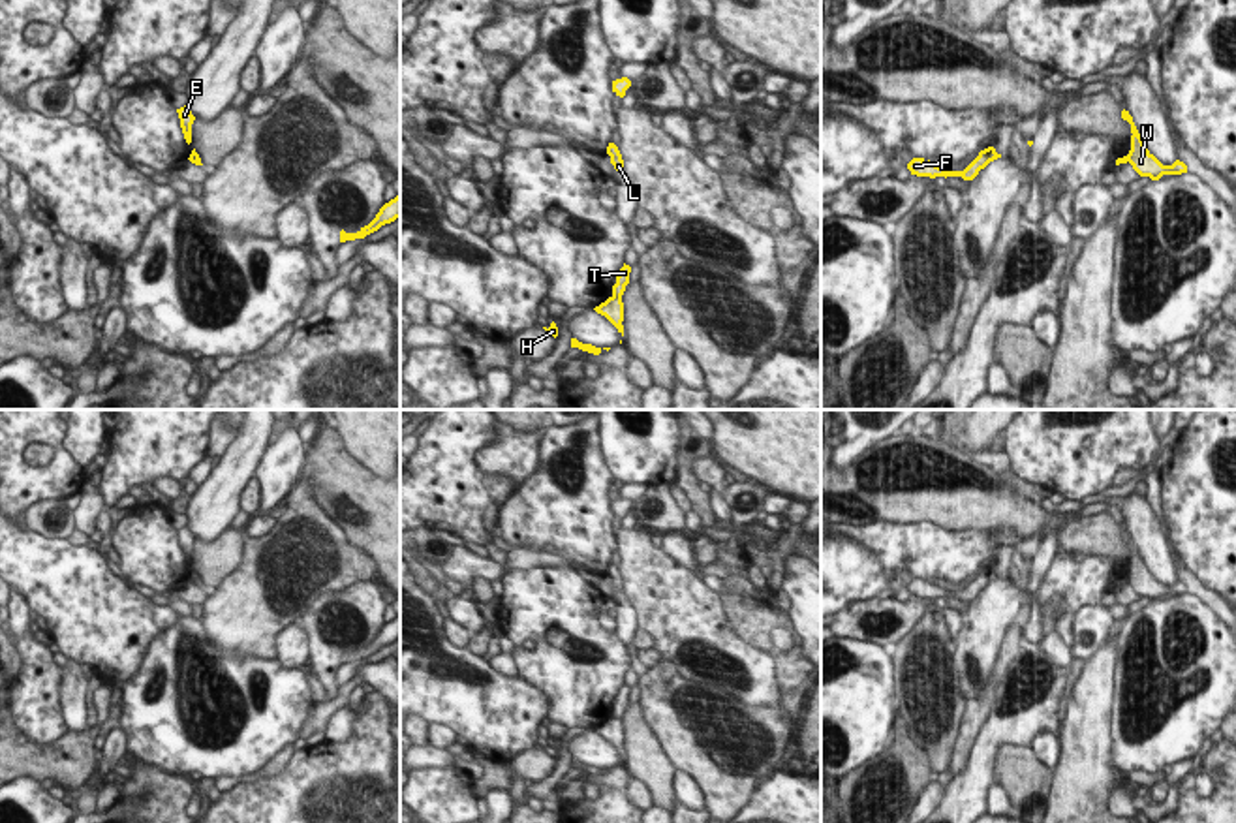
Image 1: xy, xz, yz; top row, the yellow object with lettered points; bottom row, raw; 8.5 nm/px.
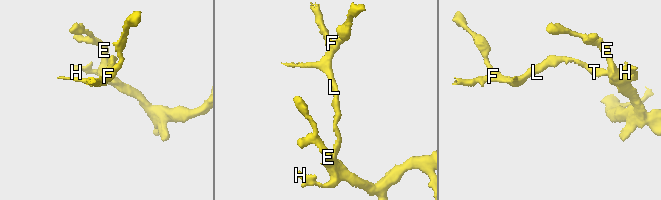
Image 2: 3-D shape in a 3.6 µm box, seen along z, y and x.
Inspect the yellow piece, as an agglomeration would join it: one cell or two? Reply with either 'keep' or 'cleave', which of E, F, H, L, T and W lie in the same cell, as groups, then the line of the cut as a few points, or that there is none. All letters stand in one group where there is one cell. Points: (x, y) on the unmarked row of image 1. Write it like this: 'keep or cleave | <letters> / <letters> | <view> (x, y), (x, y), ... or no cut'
cleave | E H W / F L T | xz (613, 716), (620, 720)

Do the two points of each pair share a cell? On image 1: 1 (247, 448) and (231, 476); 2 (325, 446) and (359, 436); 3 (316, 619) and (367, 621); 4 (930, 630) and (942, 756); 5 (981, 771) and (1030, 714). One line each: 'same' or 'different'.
1: same
2: different
3: same
4: same
5: same

